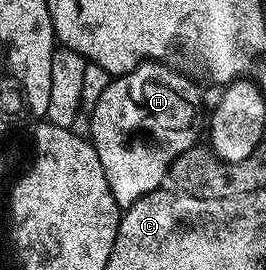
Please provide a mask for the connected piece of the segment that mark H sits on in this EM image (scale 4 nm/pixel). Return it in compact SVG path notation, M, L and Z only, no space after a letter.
M147 60L144 64L135 66L135 70L113 78L107 88L103 90L103 94L99 96L99 100L95 102L91 111L88 113L90 114L89 133L87 133L88 139L92 141L94 150L98 152L99 162L101 162L103 166L103 174L109 177L110 192L121 206L134 204L139 198L143 198L147 194L151 194L162 187L162 185L166 183L169 168L175 162L175 158L198 143L197 111L201 108L201 92L193 84L196 83L194 83L190 77L186 76L185 73L178 72L174 65L158 62L156 60Z

